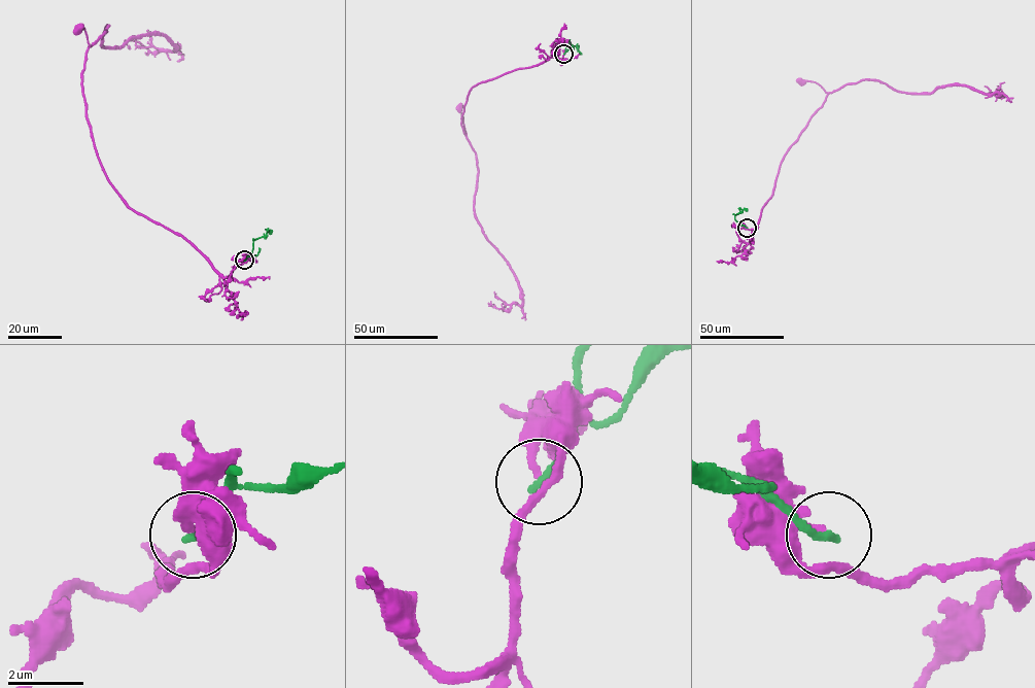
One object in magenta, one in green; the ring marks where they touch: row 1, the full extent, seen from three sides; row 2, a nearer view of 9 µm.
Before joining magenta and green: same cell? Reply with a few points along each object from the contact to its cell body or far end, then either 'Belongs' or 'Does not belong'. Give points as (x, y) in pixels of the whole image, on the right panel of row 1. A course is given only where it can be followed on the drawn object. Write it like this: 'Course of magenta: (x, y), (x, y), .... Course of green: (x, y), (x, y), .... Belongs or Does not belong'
Course of magenta: (747, 228), (755, 230), (750, 238), (761, 210), (770, 198), (784, 156), (827, 93), (816, 82), (800, 80). Course of green: (747, 228), (738, 225), (734, 215), (747, 209). Does not belong

